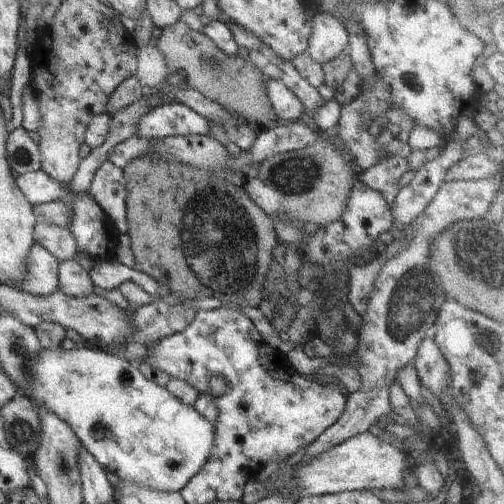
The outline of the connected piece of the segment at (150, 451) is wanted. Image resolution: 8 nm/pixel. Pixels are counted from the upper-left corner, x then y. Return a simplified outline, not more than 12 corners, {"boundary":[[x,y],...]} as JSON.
{"boundary":[[43,349],[28,398],[107,473],[176,493],[215,424],[136,363]]}

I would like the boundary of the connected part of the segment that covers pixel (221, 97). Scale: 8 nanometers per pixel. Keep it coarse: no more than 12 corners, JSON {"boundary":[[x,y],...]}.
{"boundary":[[178,20],[156,46],[185,86],[241,114],[278,120],[266,76]]}

